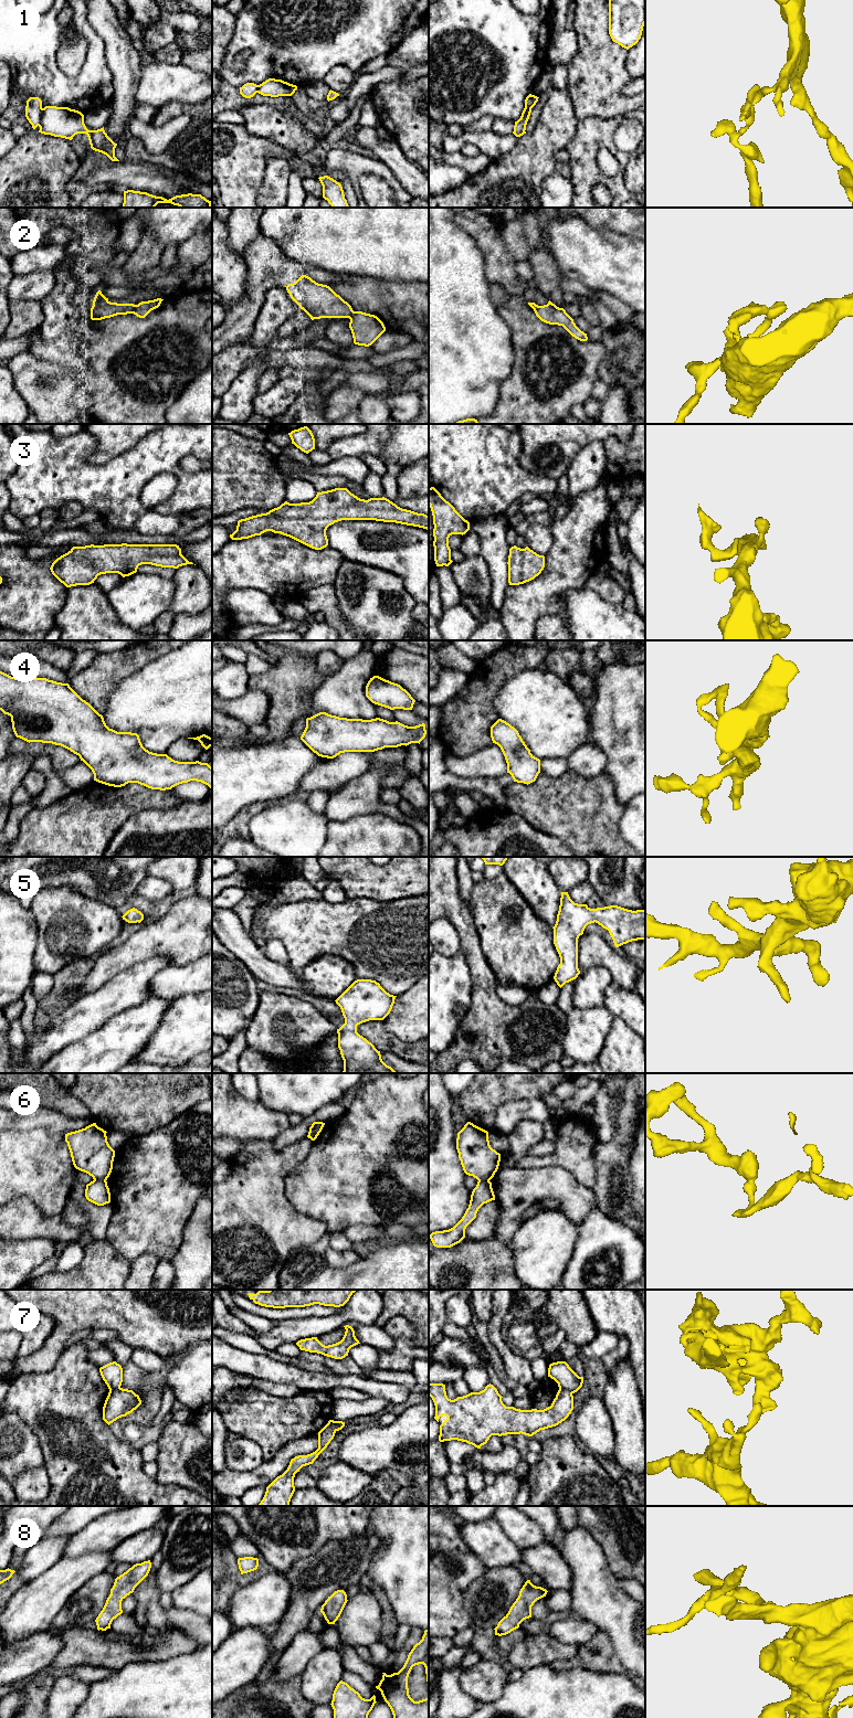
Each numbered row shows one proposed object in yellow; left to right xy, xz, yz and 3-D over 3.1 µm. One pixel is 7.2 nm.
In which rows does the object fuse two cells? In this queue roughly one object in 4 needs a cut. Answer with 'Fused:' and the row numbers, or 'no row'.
Fused: 1, 2, 6, 7

